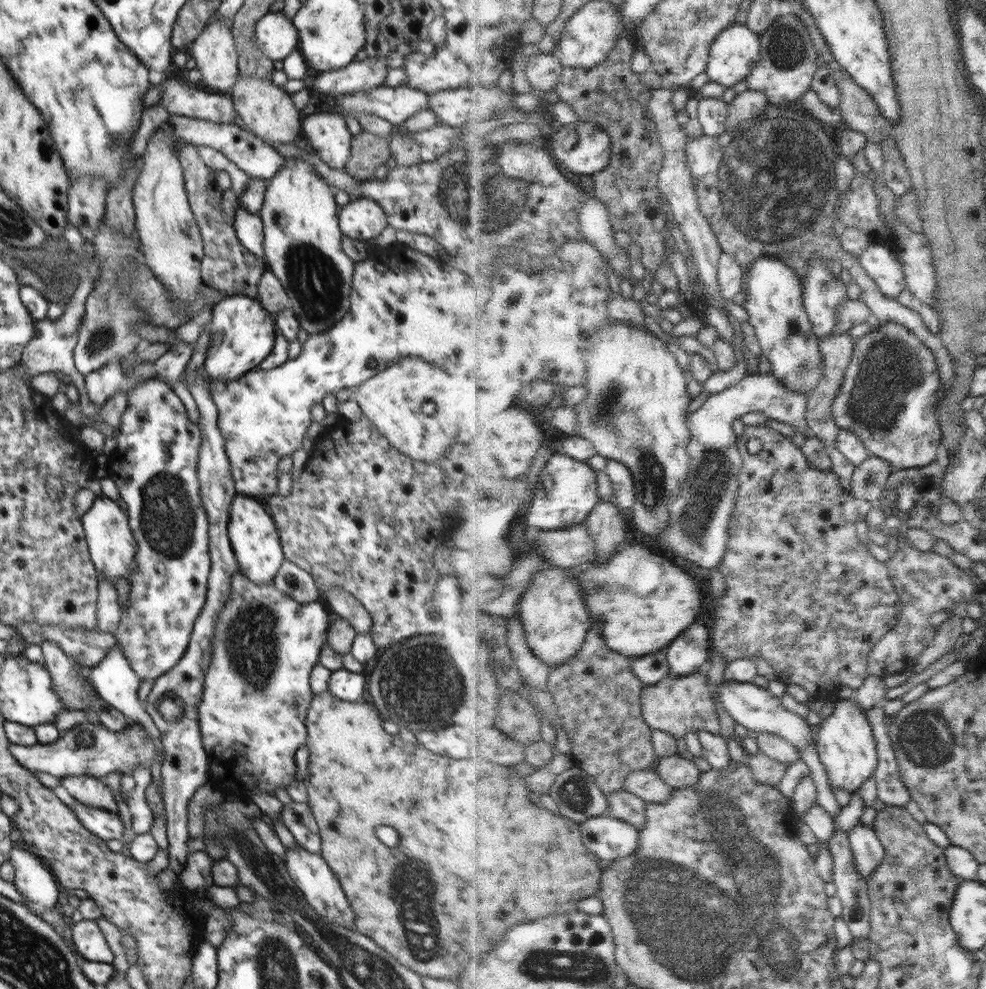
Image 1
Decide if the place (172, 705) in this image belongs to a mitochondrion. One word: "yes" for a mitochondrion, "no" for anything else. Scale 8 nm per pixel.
yes

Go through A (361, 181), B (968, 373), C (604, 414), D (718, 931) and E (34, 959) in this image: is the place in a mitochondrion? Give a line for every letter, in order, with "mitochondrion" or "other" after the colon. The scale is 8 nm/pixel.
A: other
B: other
C: mitochondrion
D: mitochondrion
E: mitochondrion

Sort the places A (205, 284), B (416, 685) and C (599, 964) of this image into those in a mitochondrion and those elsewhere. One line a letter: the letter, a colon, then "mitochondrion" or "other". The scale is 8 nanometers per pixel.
A: other
B: mitochondrion
C: mitochondrion

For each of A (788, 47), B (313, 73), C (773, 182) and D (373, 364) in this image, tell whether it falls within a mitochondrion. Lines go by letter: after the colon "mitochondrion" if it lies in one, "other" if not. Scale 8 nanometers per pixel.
A: mitochondrion
B: other
C: mitochondrion
D: other

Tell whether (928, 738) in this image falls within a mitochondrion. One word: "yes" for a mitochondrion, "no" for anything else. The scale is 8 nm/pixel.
yes

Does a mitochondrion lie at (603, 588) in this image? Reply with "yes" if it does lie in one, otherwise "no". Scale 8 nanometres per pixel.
yes

